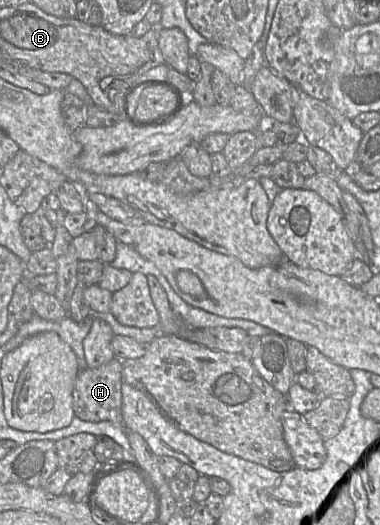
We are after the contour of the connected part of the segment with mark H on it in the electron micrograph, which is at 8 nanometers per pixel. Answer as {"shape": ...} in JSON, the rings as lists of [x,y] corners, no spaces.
{"shape":[[[118,357],[98,368],[80,370],[72,393],[75,416],[84,421],[110,421],[115,426],[124,427],[121,387],[122,360]]]}

